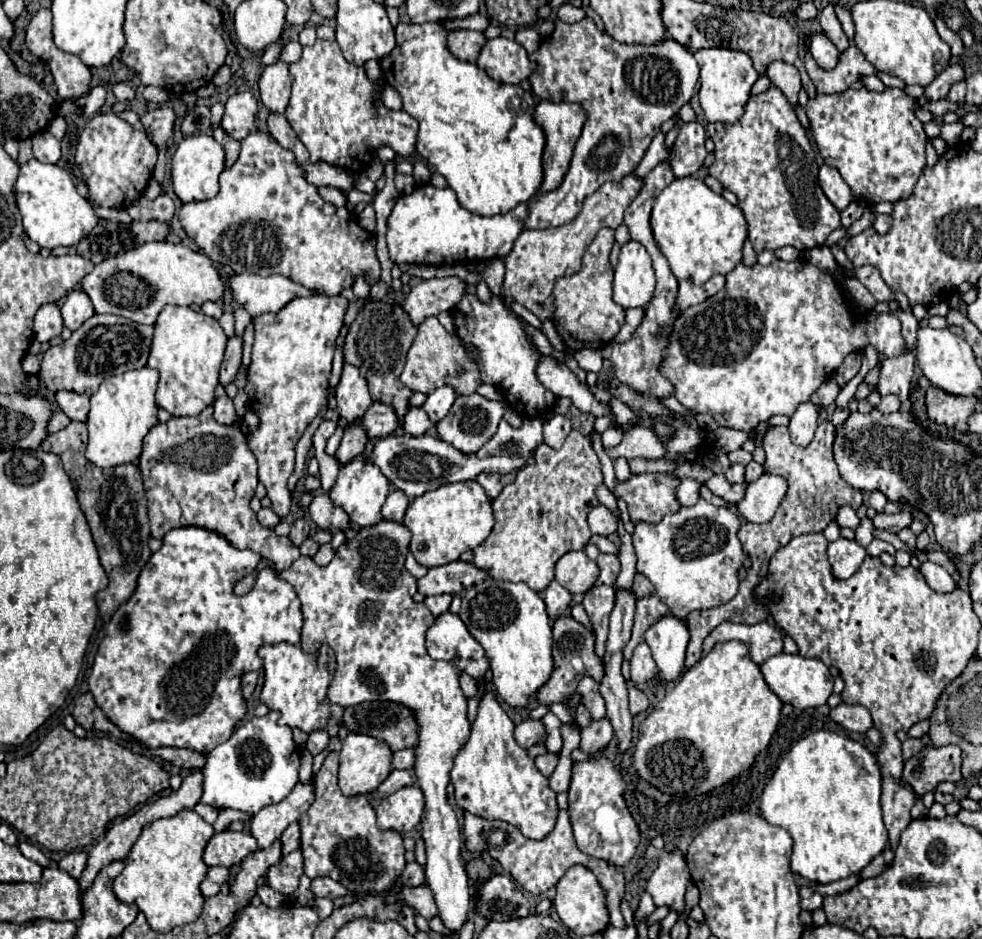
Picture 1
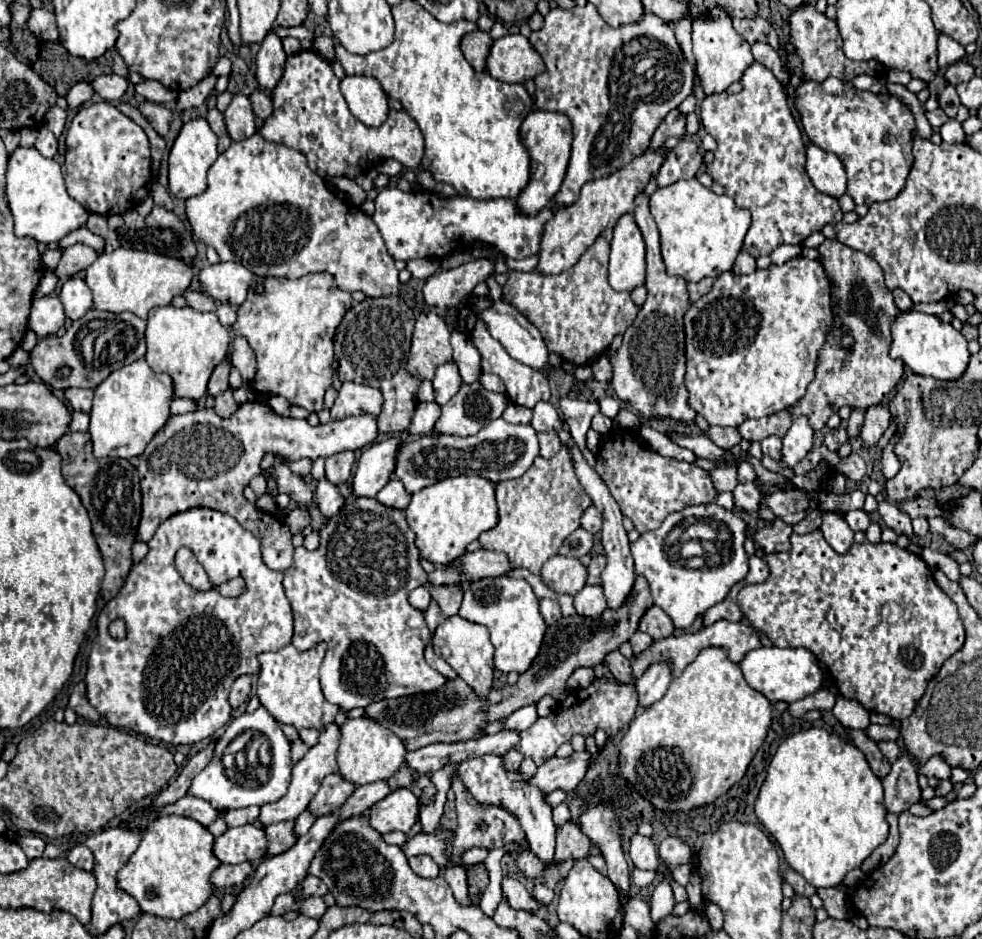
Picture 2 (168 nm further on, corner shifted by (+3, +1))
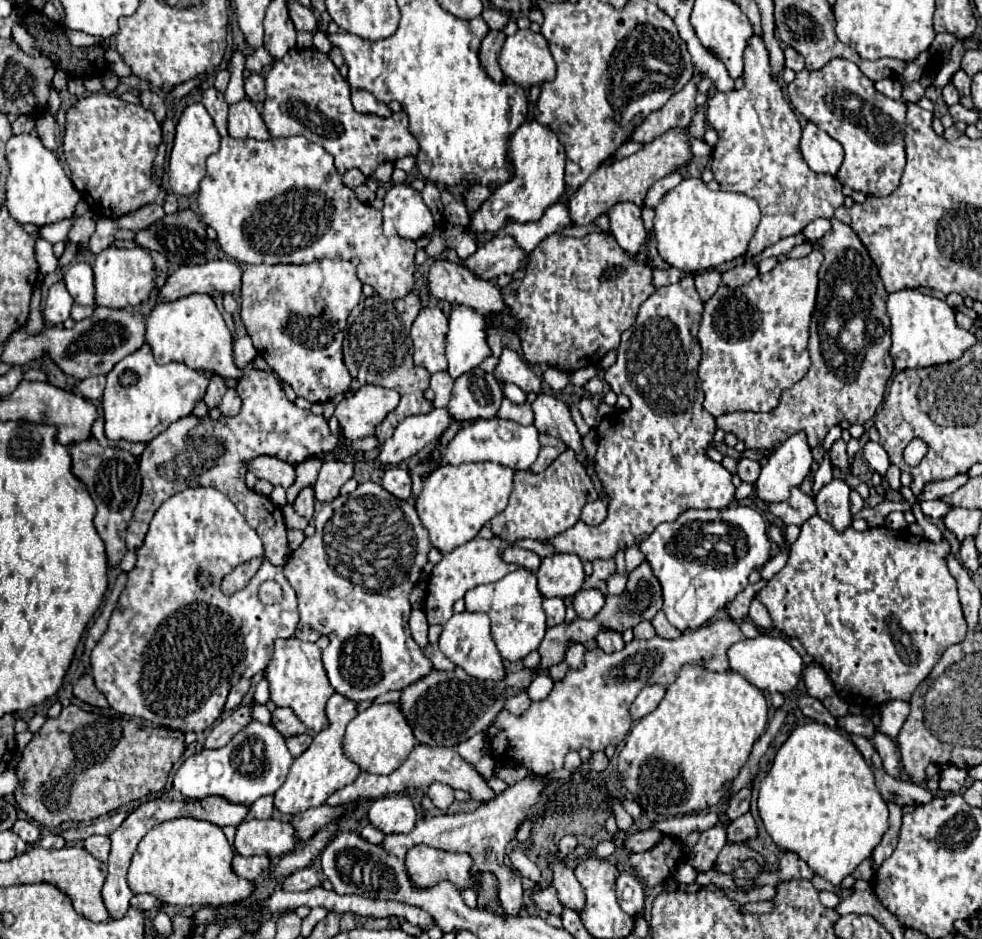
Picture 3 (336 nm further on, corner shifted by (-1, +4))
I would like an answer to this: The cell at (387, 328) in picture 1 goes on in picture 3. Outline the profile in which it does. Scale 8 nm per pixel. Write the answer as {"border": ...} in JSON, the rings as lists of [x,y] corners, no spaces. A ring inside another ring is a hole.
{"border":[[[380,295],[362,299],[348,317],[348,331],[344,339],[344,361],[350,375],[360,381],[360,385],[380,385],[394,389],[400,395],[400,405],[376,427],[376,437],[386,441],[392,437],[396,425],[408,415],[420,415],[432,411],[432,403],[424,399],[424,389],[428,389],[430,373],[424,367],[412,363],[412,339],[410,327],[422,309],[418,295],[406,295],[404,299],[386,301]]]}

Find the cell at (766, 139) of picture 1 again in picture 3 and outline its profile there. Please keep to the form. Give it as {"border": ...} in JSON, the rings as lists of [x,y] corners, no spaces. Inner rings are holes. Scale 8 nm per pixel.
{"border":[[[752,35],[748,39],[746,51],[744,51],[744,81],[746,85],[740,91],[730,91],[730,93],[716,93],[708,99],[706,115],[712,127],[718,131],[720,141],[714,147],[712,155],[712,171],[714,179],[720,183],[722,191],[736,191],[744,193],[752,199],[756,199],[760,211],[762,211],[762,221],[758,225],[758,237],[754,235],[748,247],[748,255],[758,255],[766,247],[774,245],[776,241],[800,233],[810,221],[818,217],[830,219],[834,211],[844,203],[842,195],[842,183],[826,173],[816,173],[812,171],[804,157],[800,155],[798,141],[800,141],[800,123],[788,105],[788,101],[782,95],[782,89],[778,81],[772,79],[772,73],[768,71],[768,51],[760,35]]]}

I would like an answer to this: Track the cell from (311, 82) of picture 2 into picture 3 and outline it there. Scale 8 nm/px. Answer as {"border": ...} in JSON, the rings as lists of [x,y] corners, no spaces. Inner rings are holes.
{"border":[[[290,49],[284,57],[274,59],[270,71],[266,75],[266,101],[262,119],[272,137],[290,137],[304,135],[314,143],[320,143],[328,153],[334,155],[336,169],[346,173],[352,167],[358,167],[366,177],[374,175],[376,167],[386,161],[396,161],[404,155],[416,155],[418,143],[416,137],[408,131],[408,117],[404,111],[392,113],[390,117],[378,117],[374,113],[358,113],[350,101],[350,83],[340,75],[338,67],[330,61],[330,57],[318,49]]]}

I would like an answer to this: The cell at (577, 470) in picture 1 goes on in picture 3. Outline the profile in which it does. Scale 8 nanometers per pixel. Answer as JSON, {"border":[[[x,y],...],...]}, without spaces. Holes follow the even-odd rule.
{"border":[[[566,449],[546,471],[542,473],[528,473],[516,471],[514,475],[514,489],[510,493],[508,505],[490,521],[490,529],[494,535],[502,539],[538,539],[546,541],[558,535],[560,531],[570,529],[578,519],[580,511],[588,501],[596,501],[598,493],[594,489],[592,479],[586,475],[584,465],[576,459],[572,449]]]}

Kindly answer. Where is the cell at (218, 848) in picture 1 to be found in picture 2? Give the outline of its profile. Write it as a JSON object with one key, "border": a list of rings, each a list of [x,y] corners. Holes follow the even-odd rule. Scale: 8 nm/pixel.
{"border":[[[256,824],[228,828],[214,842],[214,856],[222,864],[240,864],[264,856],[266,834]]]}

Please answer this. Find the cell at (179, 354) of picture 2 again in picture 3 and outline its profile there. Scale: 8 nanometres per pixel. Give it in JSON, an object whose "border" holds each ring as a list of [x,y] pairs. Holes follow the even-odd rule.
{"border":[[[192,293],[170,303],[158,303],[146,319],[146,343],[152,347],[156,363],[180,361],[192,369],[212,369],[218,375],[240,379],[242,371],[232,361],[232,335],[206,293]]]}

